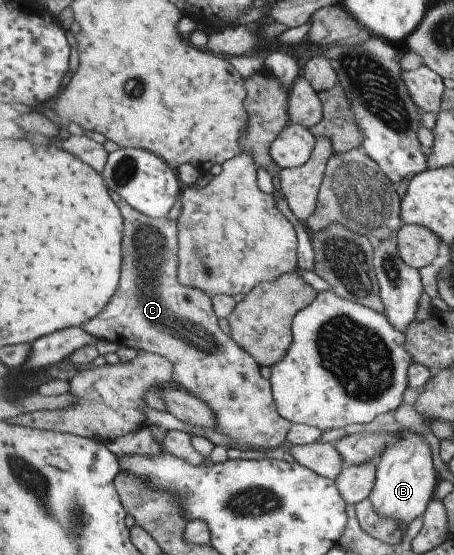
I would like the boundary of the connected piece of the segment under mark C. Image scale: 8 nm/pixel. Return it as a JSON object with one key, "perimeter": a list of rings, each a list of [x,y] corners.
{"perimeter":[[[116,192],[113,193],[112,199],[116,201],[117,205],[123,211],[125,215],[125,249],[123,249],[123,275],[120,282],[120,290],[113,297],[112,302],[108,309],[104,310],[100,315],[97,315],[94,319],[91,319],[88,323],[83,325],[85,331],[95,335],[98,340],[106,340],[107,342],[115,343],[118,346],[123,345],[129,348],[134,348],[135,350],[143,350],[147,352],[152,352],[158,355],[163,355],[167,357],[174,366],[174,382],[176,386],[184,388],[189,391],[192,395],[203,399],[215,413],[215,419],[217,419],[216,431],[219,434],[223,434],[230,438],[234,443],[239,443],[241,447],[249,447],[249,449],[277,449],[286,440],[288,440],[289,431],[294,427],[292,423],[289,423],[287,419],[280,415],[276,407],[276,400],[273,397],[272,383],[270,379],[265,379],[261,375],[261,365],[257,363],[255,359],[243,347],[240,347],[236,343],[235,339],[229,335],[225,335],[225,331],[219,327],[219,317],[214,311],[214,305],[212,301],[212,296],[201,289],[191,289],[191,287],[185,287],[179,283],[178,268],[180,267],[180,257],[177,257],[179,253],[179,241],[177,241],[177,235],[179,235],[179,229],[177,229],[177,221],[165,218],[151,218],[143,213],[140,213],[137,209],[134,209],[126,200],[121,198]]]}

